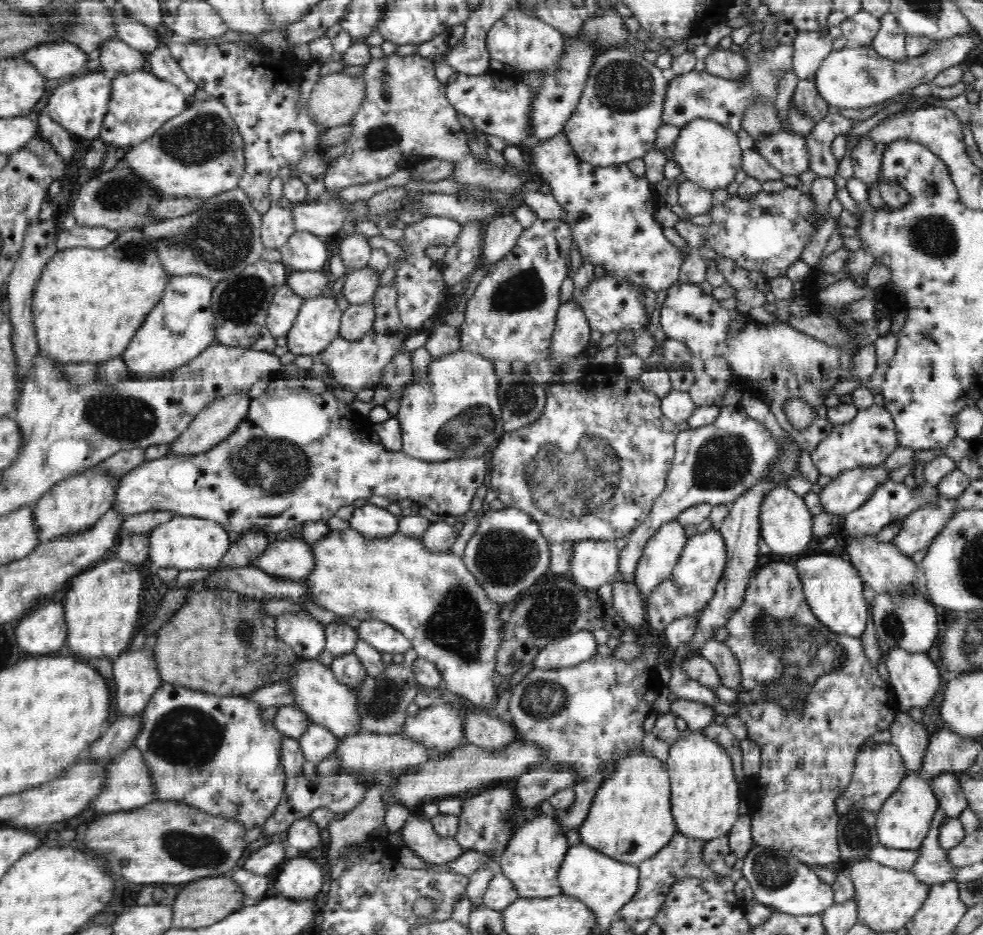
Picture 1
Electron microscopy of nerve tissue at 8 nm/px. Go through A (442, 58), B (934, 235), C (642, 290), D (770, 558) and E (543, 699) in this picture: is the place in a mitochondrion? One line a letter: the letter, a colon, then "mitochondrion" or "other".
A: other
B: mitochondrion
C: other
D: other
E: mitochondrion

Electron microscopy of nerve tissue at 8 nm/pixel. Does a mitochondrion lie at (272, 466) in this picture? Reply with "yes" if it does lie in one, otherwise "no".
yes

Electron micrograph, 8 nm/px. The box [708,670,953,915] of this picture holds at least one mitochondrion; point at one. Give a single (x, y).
(772, 871)

